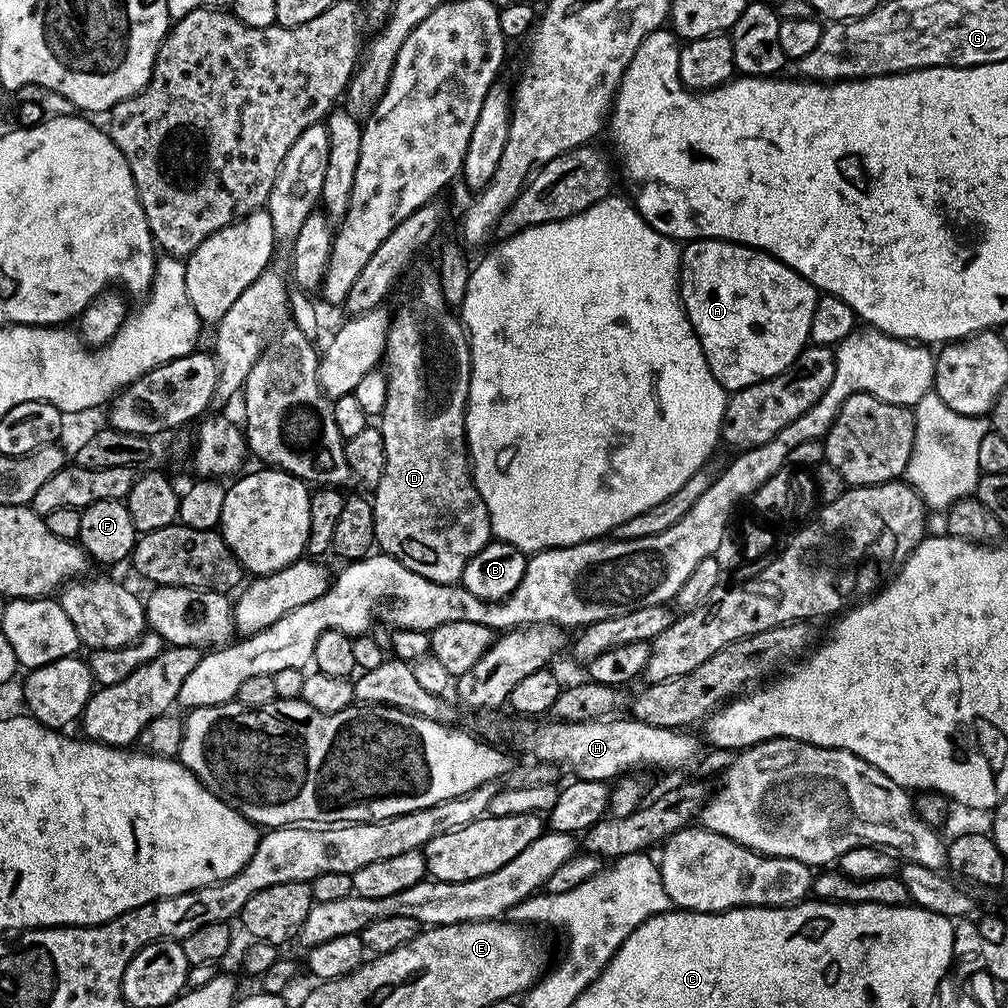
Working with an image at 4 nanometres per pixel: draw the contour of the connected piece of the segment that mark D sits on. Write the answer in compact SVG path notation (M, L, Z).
M435 275L428 276L416 288L416 296L412 296L396 312L396 317L391 317L386 328L386 335L382 345L382 356L388 360L386 367L386 406L380 411L378 417L378 427L382 434L382 446L386 446L386 470L374 489L371 497L372 509L374 510L374 534L376 535L375 547L385 556L392 556L402 566L414 570L414 574L422 574L430 582L439 584L456 584L460 579L462 570L482 546L486 546L488 541L493 539L492 523L486 510L486 502L476 489L476 483L472 477L472 461L468 459L468 439L466 438L466 406L468 405L468 395L470 394L470 374L472 373L472 355L468 345L468 333L462 323L461 317L456 316L453 309L446 302L446 298L440 289L440 281Z

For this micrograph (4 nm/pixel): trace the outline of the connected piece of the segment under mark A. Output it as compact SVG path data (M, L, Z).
M689 240L680 253L678 287L684 313L694 326L710 370L729 393L782 374L809 343L810 318L814 318L818 289L769 252L735 244L733 240Z

